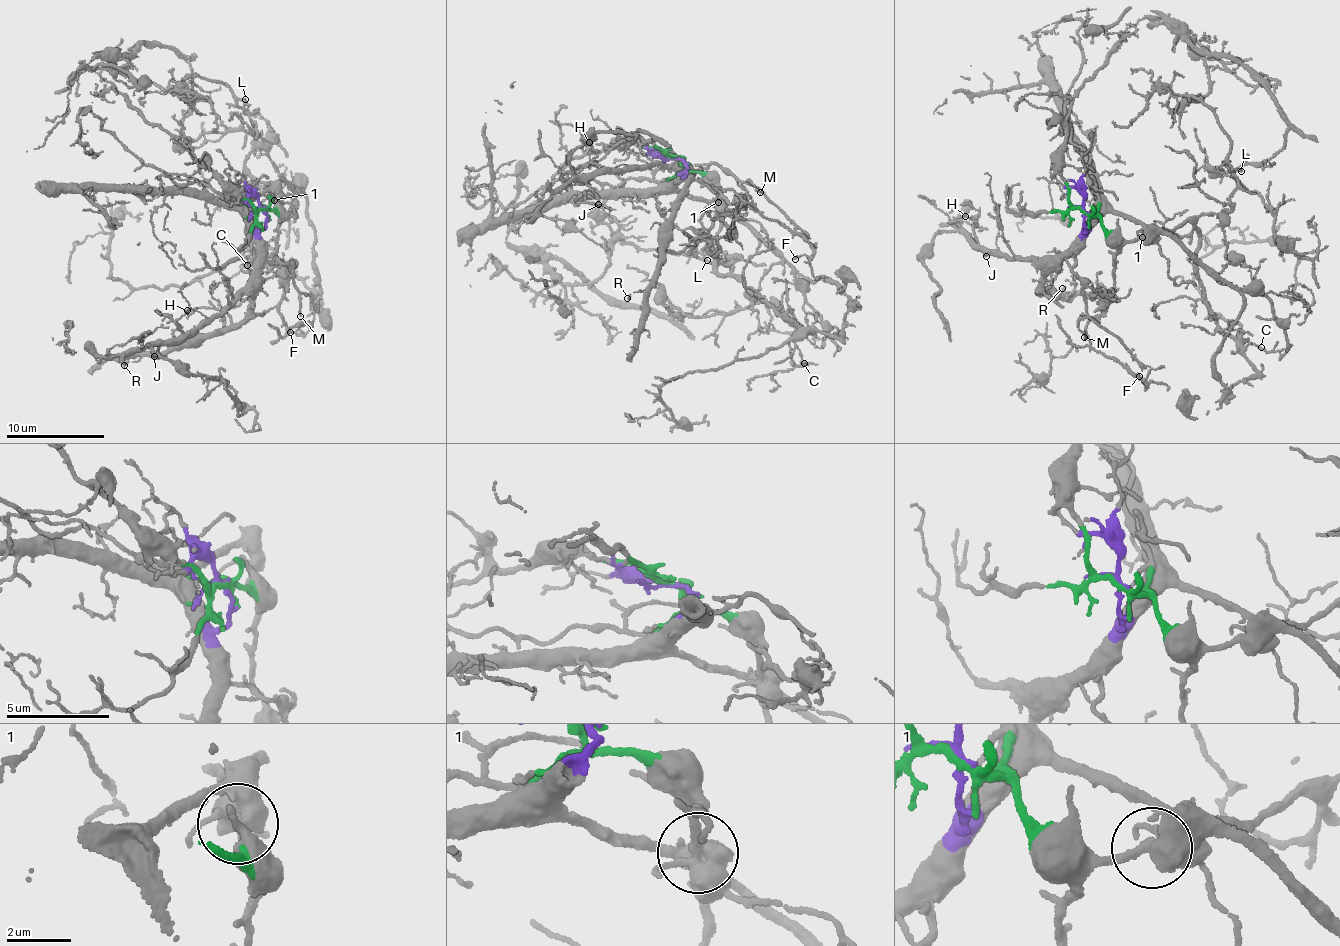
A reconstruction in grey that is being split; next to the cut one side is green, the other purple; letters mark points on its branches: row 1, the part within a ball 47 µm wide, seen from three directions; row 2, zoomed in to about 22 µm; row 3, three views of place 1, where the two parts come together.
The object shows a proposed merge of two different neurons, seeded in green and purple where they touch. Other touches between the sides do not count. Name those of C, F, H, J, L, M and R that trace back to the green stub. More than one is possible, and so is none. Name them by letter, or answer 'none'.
C, F, L

